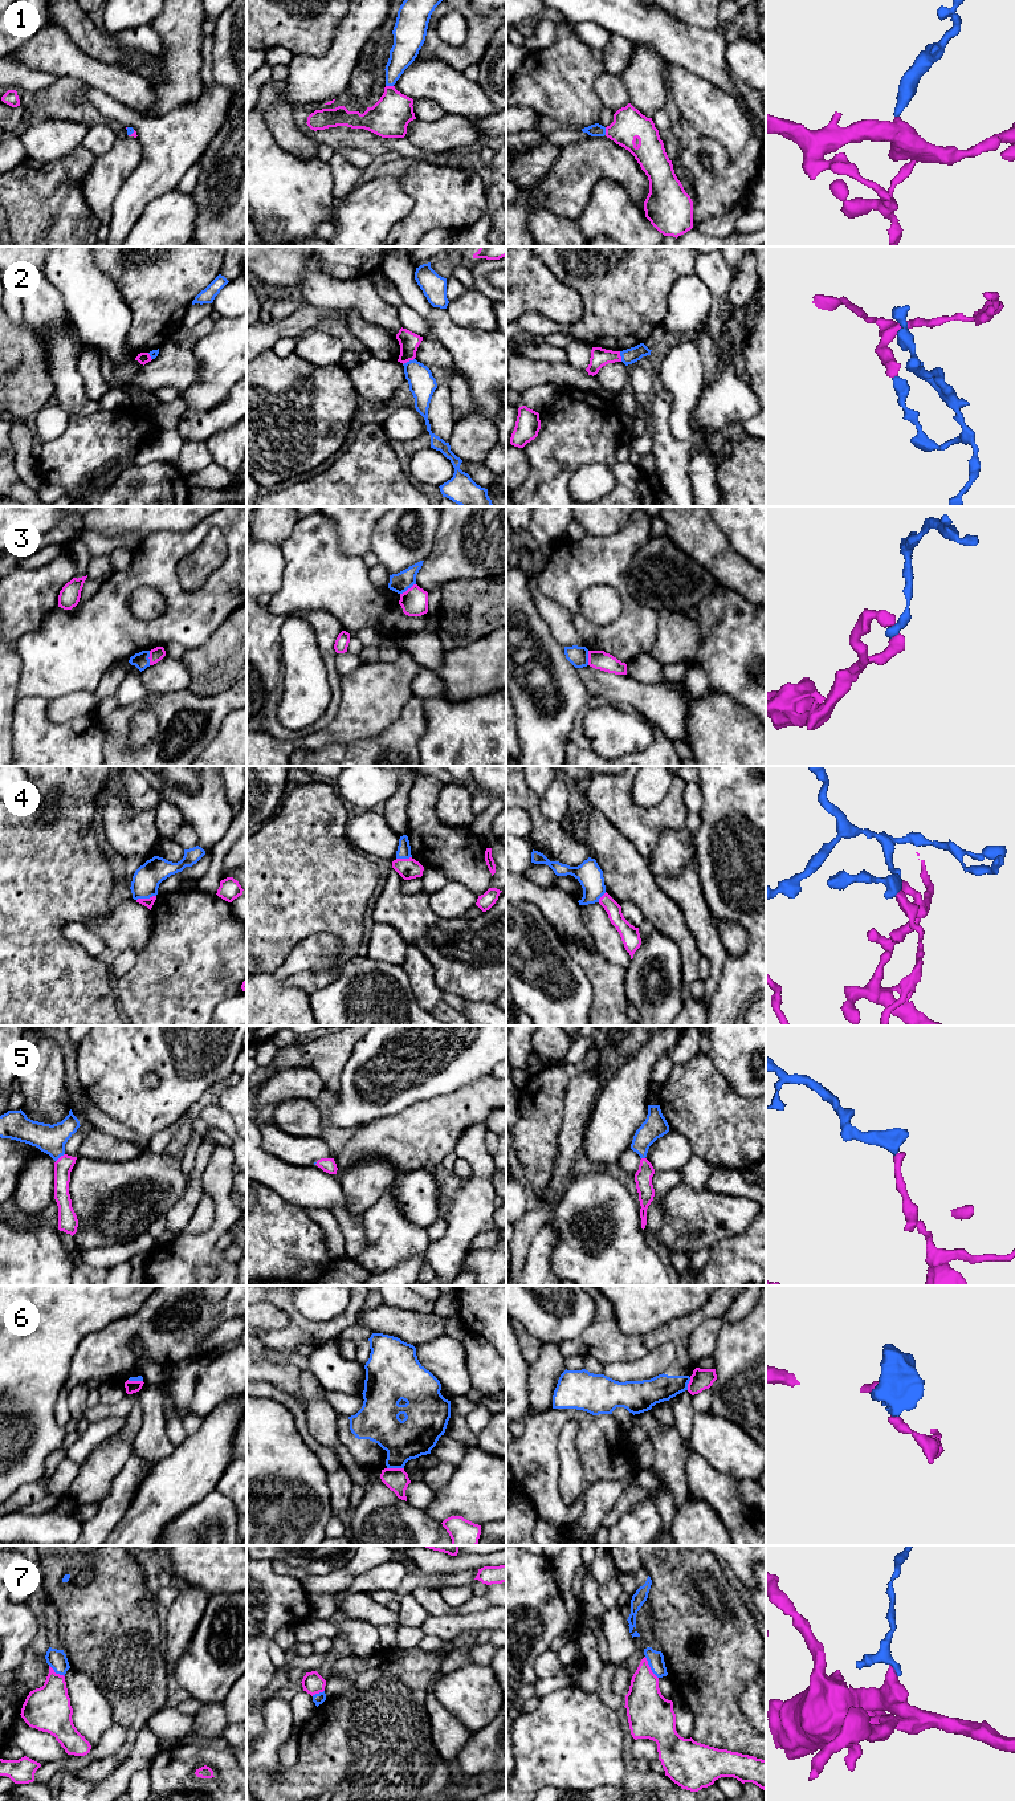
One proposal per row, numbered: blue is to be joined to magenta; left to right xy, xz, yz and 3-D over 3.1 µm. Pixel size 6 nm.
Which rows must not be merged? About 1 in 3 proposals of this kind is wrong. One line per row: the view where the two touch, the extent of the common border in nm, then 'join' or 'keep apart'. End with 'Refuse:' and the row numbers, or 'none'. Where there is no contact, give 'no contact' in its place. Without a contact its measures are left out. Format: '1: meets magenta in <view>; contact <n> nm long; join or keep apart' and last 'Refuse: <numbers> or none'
1: meets magenta in xz; contact 50 nm long; join
2: meets magenta in xz; contact 80 nm long; keep apart
3: meets magenta in xz; contact 120 nm long; keep apart
4: meets magenta in xy; contact 120 nm long; keep apart
5: meets magenta in xy; contact 80 nm long; join
6: meets magenta in xz; contact 100 nm long; keep apart
7: meets magenta in yz; contact 160 nm long; keep apart
Refuse: 2, 3, 4, 6, 7

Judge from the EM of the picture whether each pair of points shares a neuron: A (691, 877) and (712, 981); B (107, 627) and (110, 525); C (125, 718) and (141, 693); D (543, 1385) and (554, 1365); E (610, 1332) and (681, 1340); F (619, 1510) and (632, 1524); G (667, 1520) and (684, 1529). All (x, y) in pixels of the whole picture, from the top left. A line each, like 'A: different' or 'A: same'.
A: same
B: different
C: different
D: same
E: same
F: different
G: different

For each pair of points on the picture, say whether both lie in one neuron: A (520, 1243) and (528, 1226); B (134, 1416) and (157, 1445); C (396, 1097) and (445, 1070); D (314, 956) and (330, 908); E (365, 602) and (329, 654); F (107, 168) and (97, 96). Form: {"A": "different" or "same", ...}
{"A": "same", "B": "different", "C": "same", "D": "different", "E": "different", "F": "different"}

